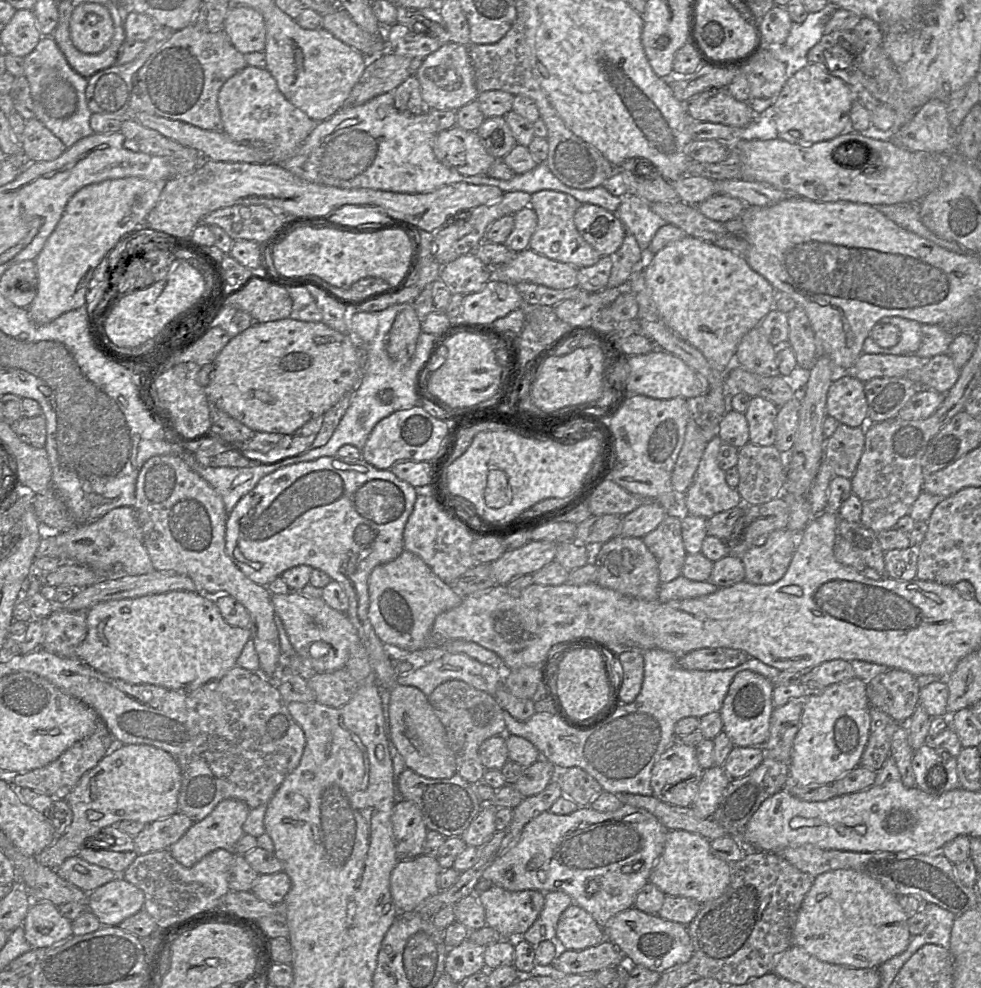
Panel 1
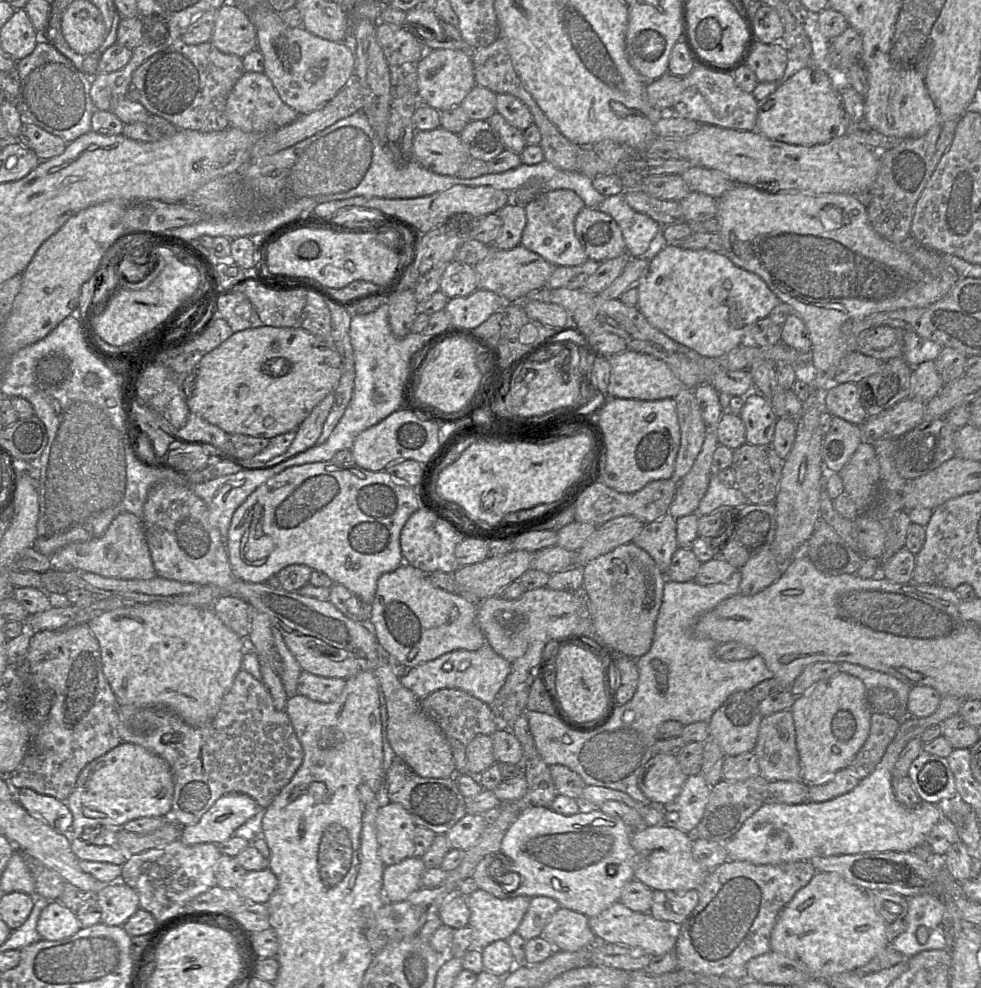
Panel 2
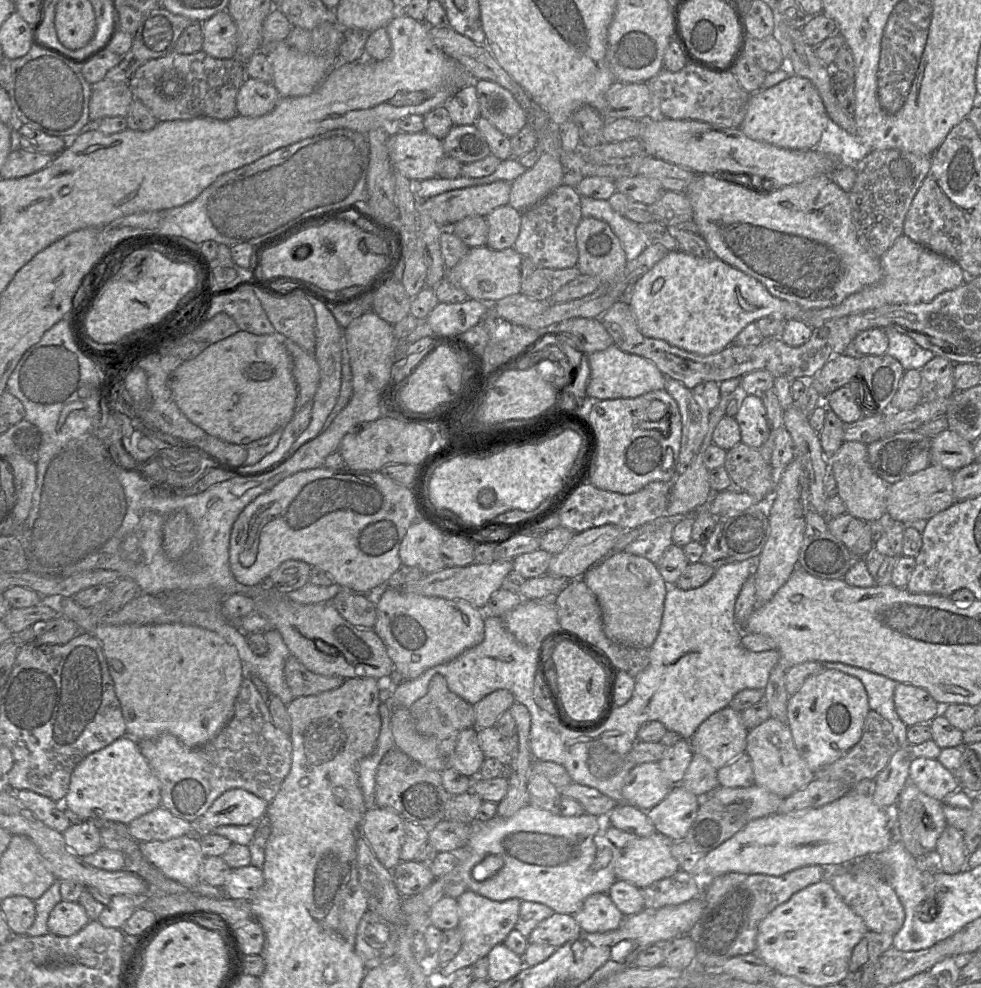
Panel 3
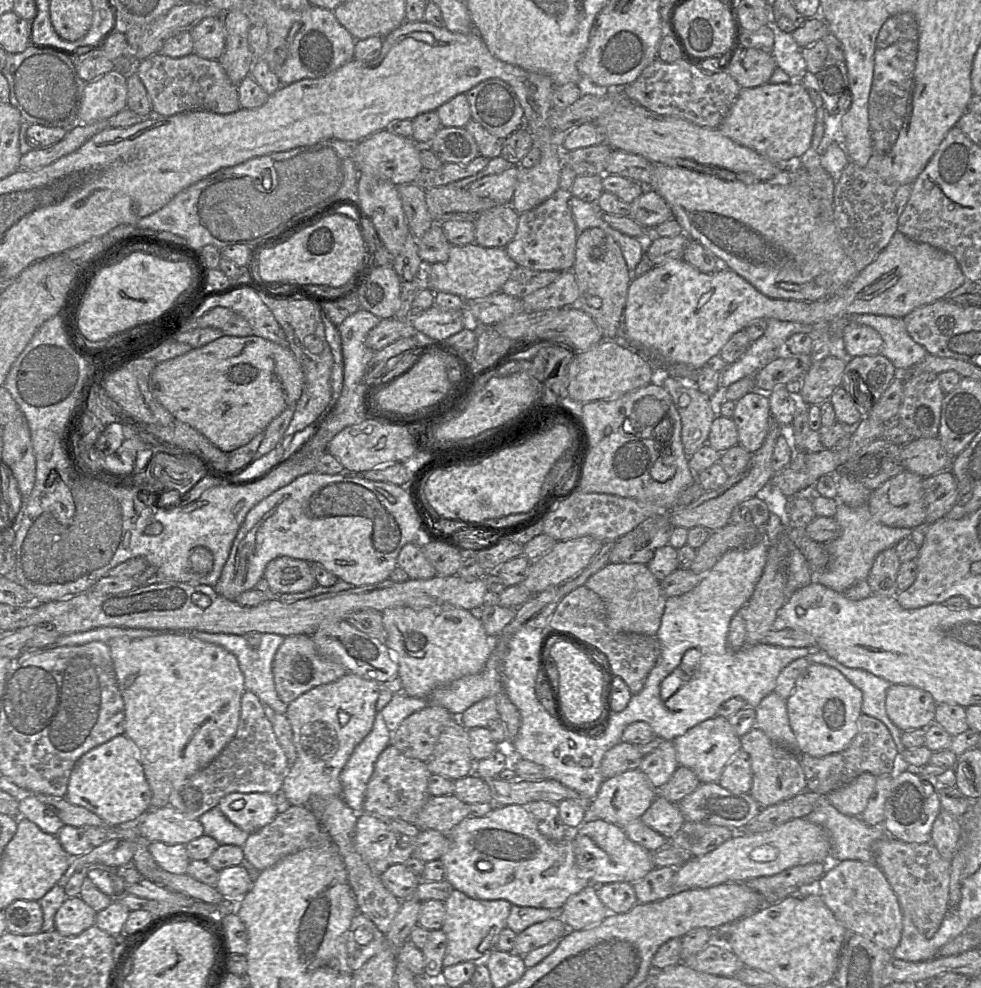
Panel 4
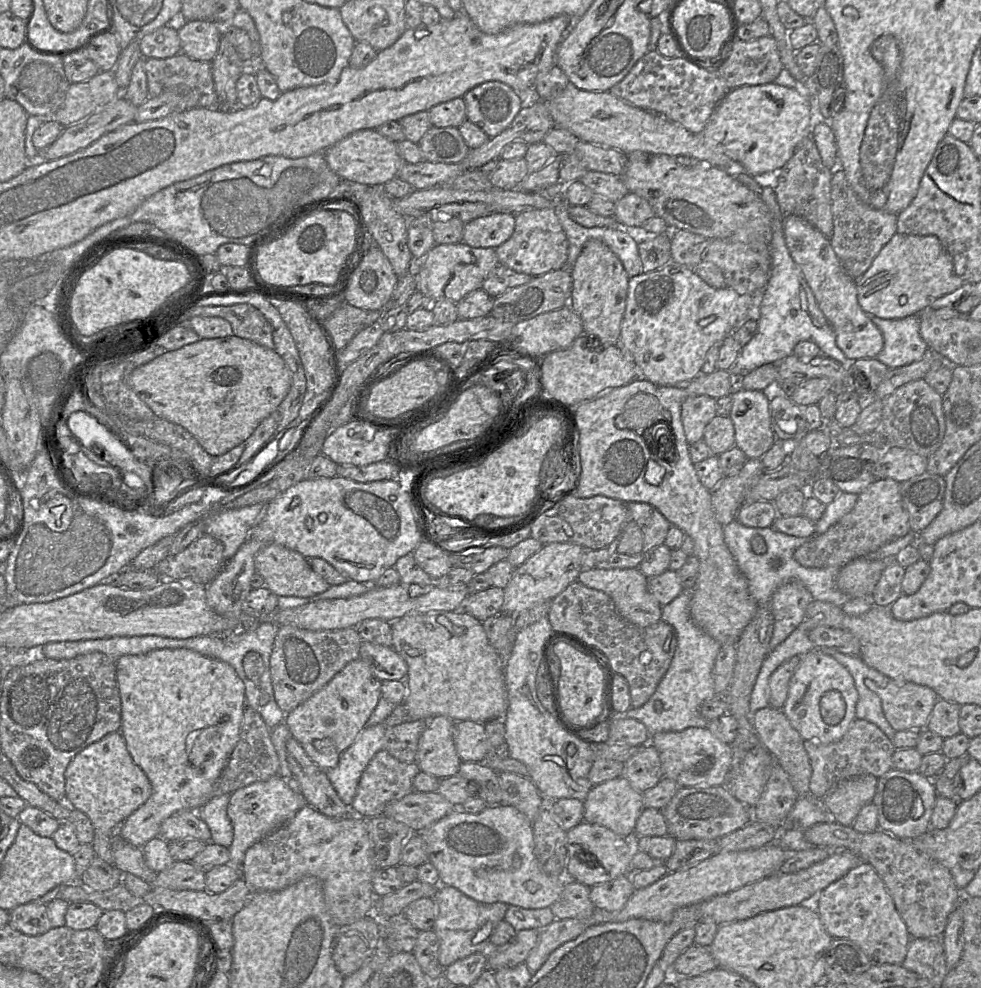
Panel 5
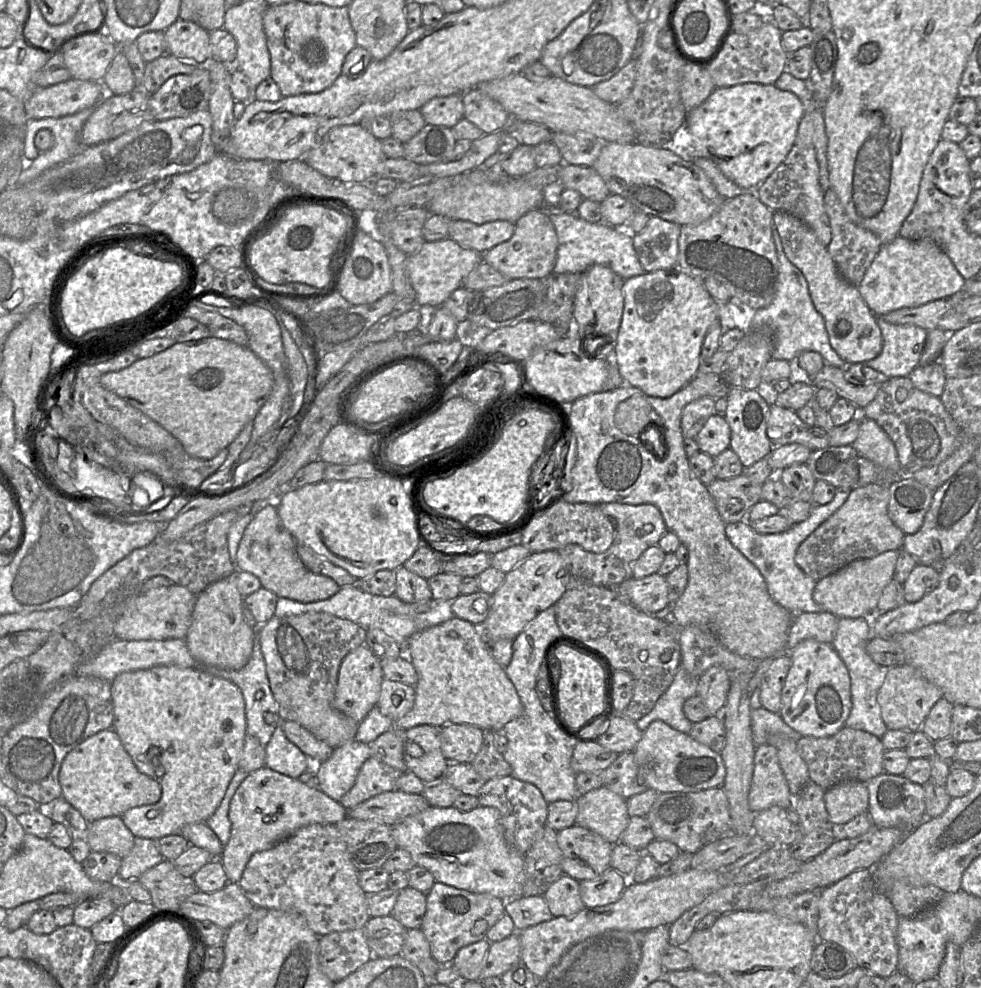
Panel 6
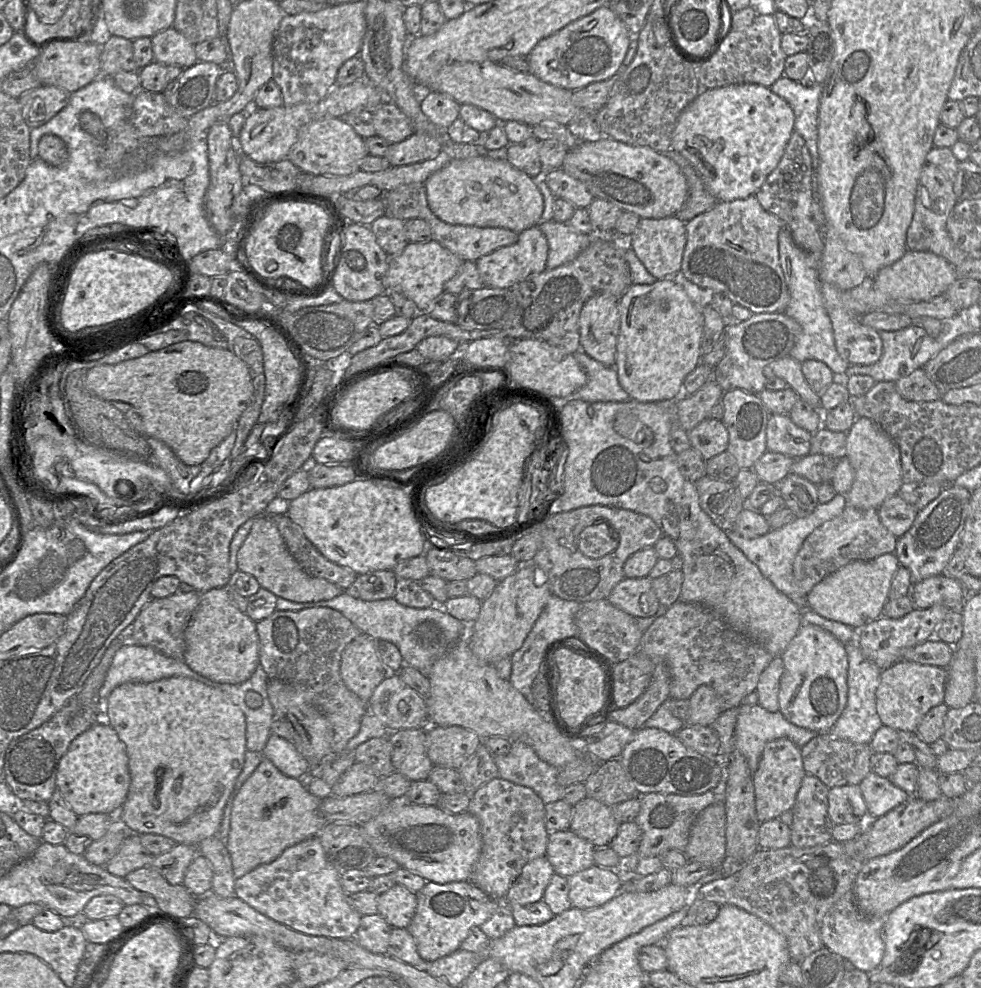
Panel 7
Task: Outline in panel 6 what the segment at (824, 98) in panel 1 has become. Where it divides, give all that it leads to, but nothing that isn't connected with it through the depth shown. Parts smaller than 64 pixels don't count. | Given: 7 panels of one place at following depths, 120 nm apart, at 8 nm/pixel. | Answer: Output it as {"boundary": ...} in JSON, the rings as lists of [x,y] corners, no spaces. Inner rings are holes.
{"boundary":[[[744,83],[715,88],[708,98],[686,114],[685,125],[693,136],[697,157],[713,161],[723,175],[742,188],[757,188],[790,152],[805,113],[799,98],[773,84]]]}

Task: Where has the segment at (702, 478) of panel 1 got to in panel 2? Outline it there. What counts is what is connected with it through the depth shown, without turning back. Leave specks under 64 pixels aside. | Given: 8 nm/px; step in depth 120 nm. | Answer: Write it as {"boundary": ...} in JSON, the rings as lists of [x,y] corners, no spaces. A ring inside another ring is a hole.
{"boundary":[[[713,471],[707,492],[702,498],[696,514],[704,516],[714,513],[721,507],[742,507],[748,502],[744,494],[735,486],[723,484]]]}

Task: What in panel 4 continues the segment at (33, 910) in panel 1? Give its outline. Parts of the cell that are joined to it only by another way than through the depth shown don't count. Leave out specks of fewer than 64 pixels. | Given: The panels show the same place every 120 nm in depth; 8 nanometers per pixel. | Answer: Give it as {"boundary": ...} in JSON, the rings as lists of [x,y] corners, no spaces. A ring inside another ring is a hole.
{"boundary":[[[80,896],[67,898],[55,915],[55,930],[63,936],[77,936],[95,924],[96,916]]]}

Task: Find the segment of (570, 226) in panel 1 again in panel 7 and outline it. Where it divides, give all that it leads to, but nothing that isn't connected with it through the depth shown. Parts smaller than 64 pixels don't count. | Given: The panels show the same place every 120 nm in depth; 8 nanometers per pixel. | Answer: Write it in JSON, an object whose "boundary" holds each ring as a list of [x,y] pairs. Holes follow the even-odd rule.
{"boundary":[[[539,225],[527,228],[518,234],[518,240],[508,246],[500,247],[477,259],[476,265],[485,286],[494,288],[510,288],[525,280],[531,274],[547,269],[549,252],[548,241]]]}

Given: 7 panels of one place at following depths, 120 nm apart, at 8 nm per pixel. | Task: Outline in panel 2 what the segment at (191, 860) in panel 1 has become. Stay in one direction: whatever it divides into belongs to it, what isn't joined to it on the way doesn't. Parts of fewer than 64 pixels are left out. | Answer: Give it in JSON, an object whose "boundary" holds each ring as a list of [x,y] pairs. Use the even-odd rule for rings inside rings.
{"boundary":[[[225,794],[215,801],[196,824],[183,826],[179,839],[185,845],[225,841],[259,809],[264,808],[259,808],[256,801],[246,794]]]}

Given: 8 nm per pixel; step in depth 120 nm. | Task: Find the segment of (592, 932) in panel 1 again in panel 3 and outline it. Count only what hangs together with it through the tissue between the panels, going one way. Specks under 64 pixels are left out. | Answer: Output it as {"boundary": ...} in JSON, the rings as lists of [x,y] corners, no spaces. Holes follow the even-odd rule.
{"boundary":[[[554,912],[541,921],[527,937],[528,943],[552,945],[556,948],[582,932],[573,915]]]}

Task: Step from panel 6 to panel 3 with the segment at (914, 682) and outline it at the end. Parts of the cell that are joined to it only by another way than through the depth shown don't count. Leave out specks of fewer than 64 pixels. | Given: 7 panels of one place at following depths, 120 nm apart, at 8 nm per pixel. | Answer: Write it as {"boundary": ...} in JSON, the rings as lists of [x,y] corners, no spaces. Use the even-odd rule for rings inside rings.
{"boundary":[[[897,683],[893,693],[896,714],[907,726],[930,723],[937,715],[937,702],[923,688]]]}

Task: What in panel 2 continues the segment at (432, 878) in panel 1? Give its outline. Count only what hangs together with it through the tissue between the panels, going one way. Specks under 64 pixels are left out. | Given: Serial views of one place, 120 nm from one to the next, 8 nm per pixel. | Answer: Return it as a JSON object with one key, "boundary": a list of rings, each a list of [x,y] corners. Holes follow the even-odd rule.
{"boundary":[[[411,856],[383,871],[383,893],[386,901],[400,902],[421,888],[426,866],[421,857]]]}

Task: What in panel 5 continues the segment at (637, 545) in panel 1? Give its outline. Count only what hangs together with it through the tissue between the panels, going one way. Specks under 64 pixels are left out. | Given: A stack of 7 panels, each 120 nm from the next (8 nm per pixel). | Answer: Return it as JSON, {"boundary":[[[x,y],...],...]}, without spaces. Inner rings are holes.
{"boundary":[[[638,568],[582,570],[577,578],[577,582],[586,587],[602,591],[610,596],[618,613],[628,622],[640,627],[659,622],[663,607],[648,591],[647,581],[648,578]]]}

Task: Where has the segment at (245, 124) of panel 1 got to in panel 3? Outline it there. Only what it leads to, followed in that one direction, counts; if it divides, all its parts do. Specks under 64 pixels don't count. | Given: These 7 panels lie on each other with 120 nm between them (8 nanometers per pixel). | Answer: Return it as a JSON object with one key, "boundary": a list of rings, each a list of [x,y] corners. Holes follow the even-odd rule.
{"boundary":[[[247,77],[236,97],[237,115],[260,117],[270,113],[278,104],[280,95],[272,83]]]}

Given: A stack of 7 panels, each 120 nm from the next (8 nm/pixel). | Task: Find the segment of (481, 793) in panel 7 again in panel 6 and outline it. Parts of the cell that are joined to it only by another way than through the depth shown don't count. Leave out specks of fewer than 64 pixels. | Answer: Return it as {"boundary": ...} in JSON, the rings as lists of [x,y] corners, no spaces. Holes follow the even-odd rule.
{"boundary":[[[510,775],[488,780],[481,787],[477,798],[480,806],[495,807],[500,811],[506,841],[520,853],[526,854],[547,821],[549,803],[541,791],[535,785]]]}

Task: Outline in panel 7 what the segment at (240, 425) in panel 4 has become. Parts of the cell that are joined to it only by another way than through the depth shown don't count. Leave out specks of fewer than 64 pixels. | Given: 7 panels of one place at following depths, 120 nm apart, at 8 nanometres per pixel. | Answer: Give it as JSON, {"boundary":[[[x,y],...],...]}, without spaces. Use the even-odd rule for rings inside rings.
{"boundary":[[[182,341],[158,351],[117,364],[89,369],[84,387],[111,403],[128,419],[141,435],[164,442],[187,465],[201,465],[233,429],[252,401],[253,384],[247,364],[229,349],[209,347],[196,341]]]}

